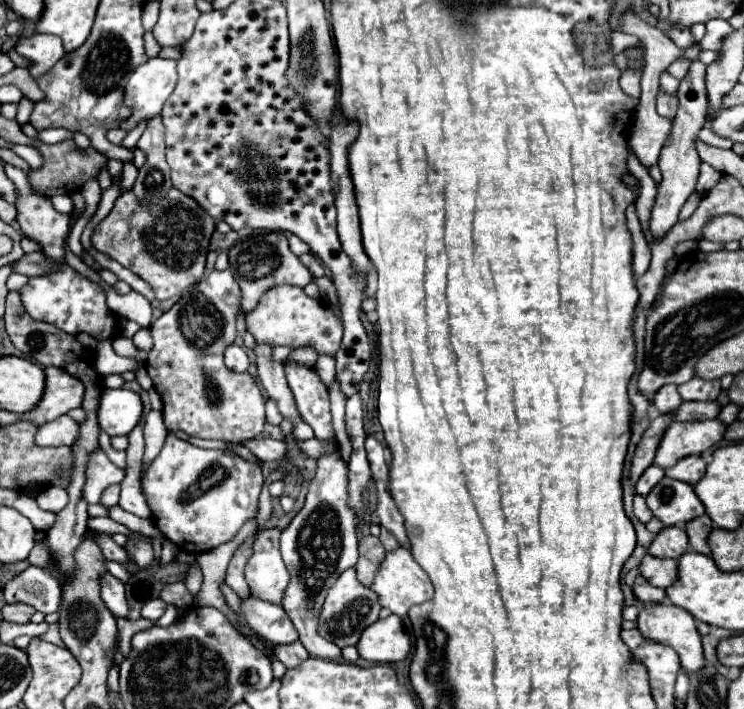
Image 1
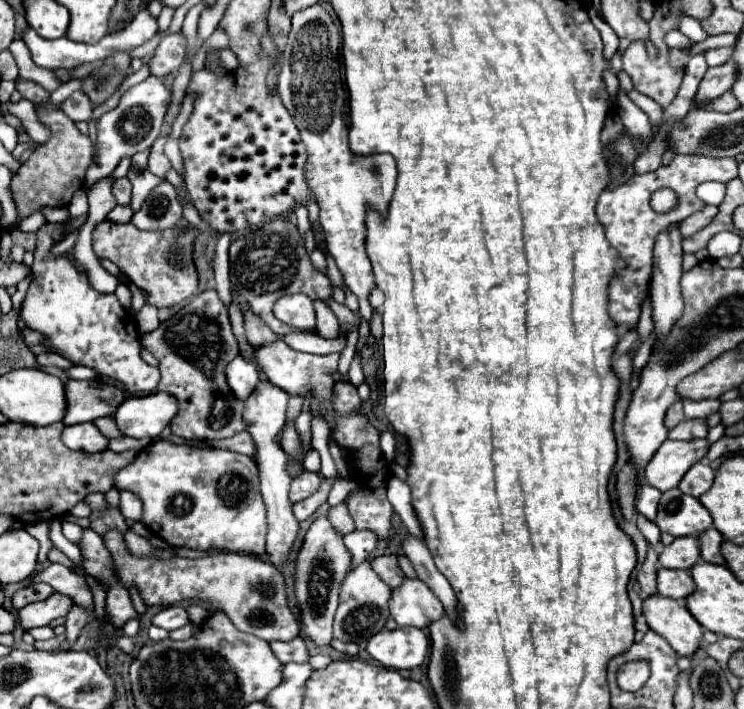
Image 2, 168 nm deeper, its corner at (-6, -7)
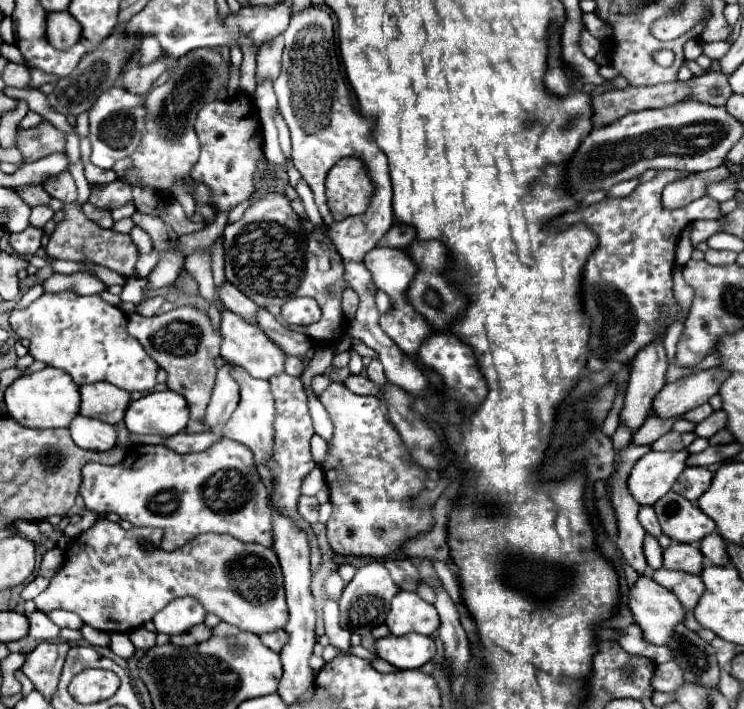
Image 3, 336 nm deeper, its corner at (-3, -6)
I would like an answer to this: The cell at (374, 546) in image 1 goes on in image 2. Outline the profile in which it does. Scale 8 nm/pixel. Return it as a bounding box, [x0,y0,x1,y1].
[371,556,405,588]

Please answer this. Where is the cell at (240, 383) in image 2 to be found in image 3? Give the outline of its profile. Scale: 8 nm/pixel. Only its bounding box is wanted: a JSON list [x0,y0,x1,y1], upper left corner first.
[206,363,240,427]

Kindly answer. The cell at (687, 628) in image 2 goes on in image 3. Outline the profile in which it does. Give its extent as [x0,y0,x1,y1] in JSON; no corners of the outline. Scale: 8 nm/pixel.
[628,575,686,645]

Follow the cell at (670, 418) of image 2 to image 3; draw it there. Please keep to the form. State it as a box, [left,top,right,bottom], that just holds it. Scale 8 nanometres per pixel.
[634,415,676,445]

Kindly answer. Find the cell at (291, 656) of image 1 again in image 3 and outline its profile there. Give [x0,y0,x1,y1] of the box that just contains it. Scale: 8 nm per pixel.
[260,629,288,653]

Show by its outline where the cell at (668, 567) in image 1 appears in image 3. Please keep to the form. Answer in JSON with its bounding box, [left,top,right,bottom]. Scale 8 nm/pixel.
[652,567,704,633]

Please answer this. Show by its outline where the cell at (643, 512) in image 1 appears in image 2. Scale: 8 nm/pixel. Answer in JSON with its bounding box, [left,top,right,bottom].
[637,514,661,546]

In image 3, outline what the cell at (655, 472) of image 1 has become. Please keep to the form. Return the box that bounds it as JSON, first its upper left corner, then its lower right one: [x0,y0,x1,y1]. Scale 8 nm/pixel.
[638,505,662,537]

